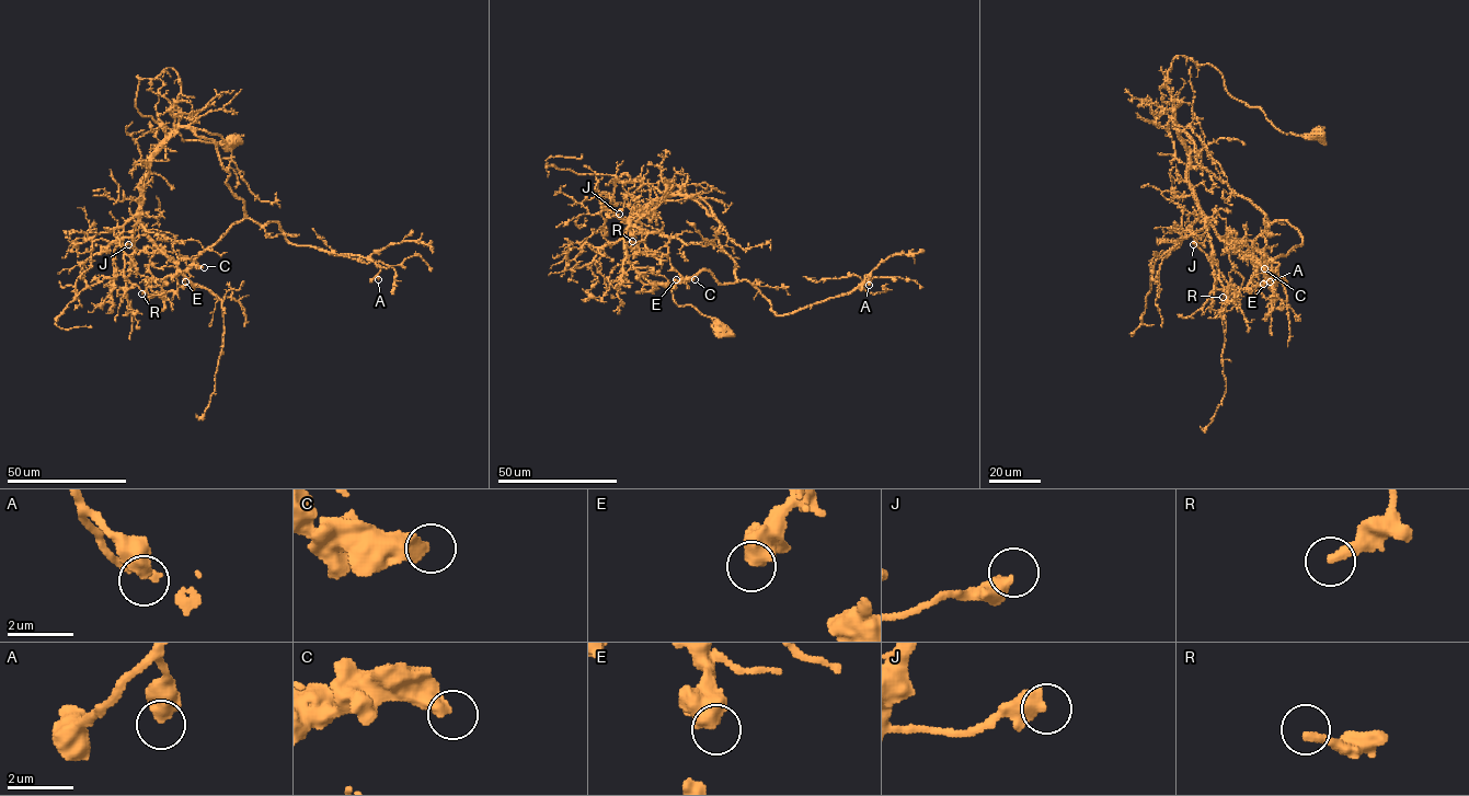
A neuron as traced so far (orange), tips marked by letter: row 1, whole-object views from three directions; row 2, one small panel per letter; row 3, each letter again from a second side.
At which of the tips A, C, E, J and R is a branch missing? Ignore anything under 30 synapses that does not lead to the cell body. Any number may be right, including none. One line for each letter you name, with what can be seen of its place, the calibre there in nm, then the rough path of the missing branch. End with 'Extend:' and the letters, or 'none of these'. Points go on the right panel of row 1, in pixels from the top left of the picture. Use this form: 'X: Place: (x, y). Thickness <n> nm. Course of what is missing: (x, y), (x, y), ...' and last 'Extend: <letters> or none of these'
C: Place: (1264, 268). Thickness 480 nm. Course of what is missing: (1264, 268), (1265, 249), (1257, 230)
Extend: C

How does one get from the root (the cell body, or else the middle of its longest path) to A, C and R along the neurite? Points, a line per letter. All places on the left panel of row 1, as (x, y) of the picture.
A: (231, 141), (142, 116), (137, 77), (175, 71), (179, 124), (213, 141), (248, 217), (368, 256), (378, 279)
C: (231, 141), (183, 140), (142, 116), (137, 77), (172, 68), (181, 116), (150, 161), (134, 245), (204, 267)
R: (231, 141), (142, 116), (137, 77), (172, 68), (181, 83), (176, 130), (144, 181), (157, 286), (141, 293)

